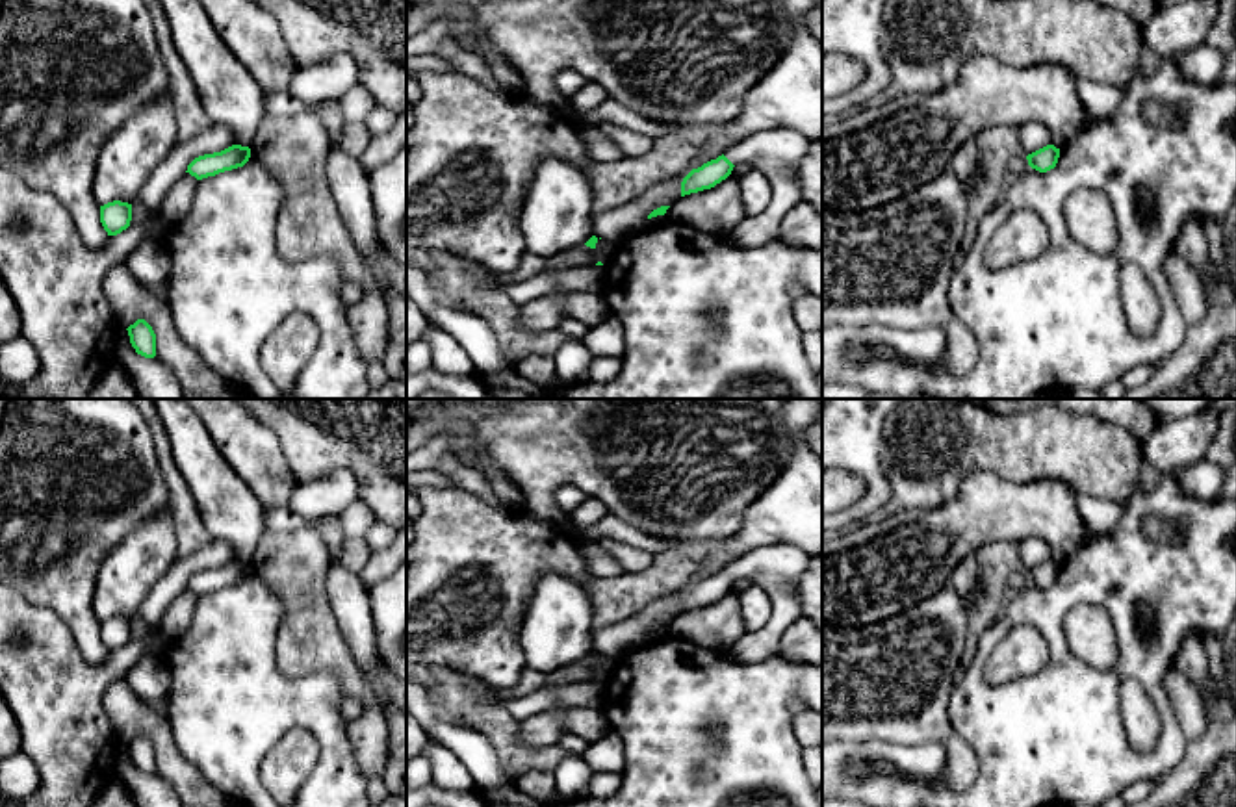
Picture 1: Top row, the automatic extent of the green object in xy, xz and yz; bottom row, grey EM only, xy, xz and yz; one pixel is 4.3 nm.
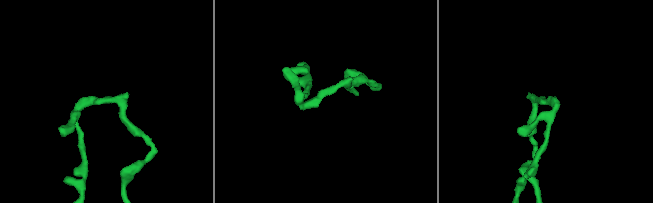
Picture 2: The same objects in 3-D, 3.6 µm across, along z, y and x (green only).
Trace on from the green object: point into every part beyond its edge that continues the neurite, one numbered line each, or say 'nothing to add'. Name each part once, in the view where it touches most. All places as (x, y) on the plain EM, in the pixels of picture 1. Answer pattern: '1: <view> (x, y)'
1: xz (776, 568)

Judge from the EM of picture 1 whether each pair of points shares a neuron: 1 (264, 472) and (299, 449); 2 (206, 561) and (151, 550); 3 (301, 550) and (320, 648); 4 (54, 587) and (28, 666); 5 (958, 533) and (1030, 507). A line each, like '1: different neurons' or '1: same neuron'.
1: different neurons
2: different neurons
3: same neuron
4: different neurons
5: same neuron

